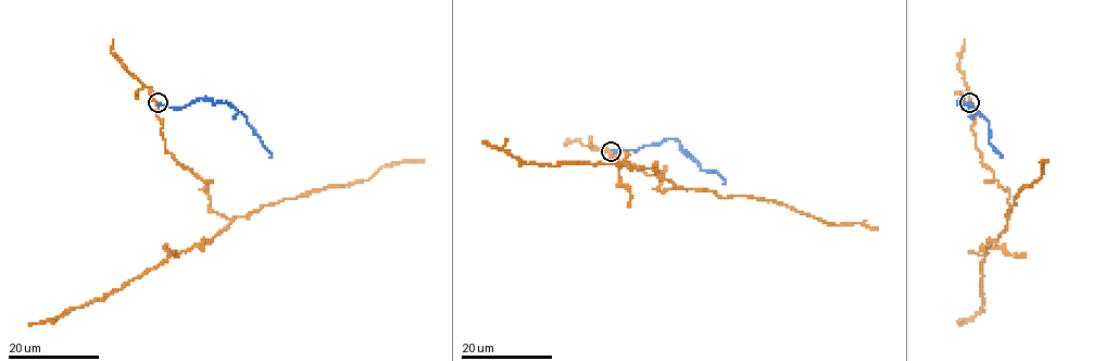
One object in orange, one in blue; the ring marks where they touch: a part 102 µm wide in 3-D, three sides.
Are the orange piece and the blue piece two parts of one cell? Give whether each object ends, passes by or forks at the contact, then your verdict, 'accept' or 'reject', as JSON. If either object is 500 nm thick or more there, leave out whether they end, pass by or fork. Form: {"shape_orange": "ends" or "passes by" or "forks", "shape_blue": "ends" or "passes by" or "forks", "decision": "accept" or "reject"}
{"shape_orange": "passes by", "shape_blue": "ends", "decision": "reject"}

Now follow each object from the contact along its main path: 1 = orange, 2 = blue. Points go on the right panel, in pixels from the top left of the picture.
1: (969, 102), (977, 150), (1008, 191), (1009, 208), (1006, 227), (982, 256), (981, 308), (959, 326)
2: (969, 102), (969, 108), (962, 99), (956, 102), (968, 102), (989, 123), (990, 145), (1003, 158)

